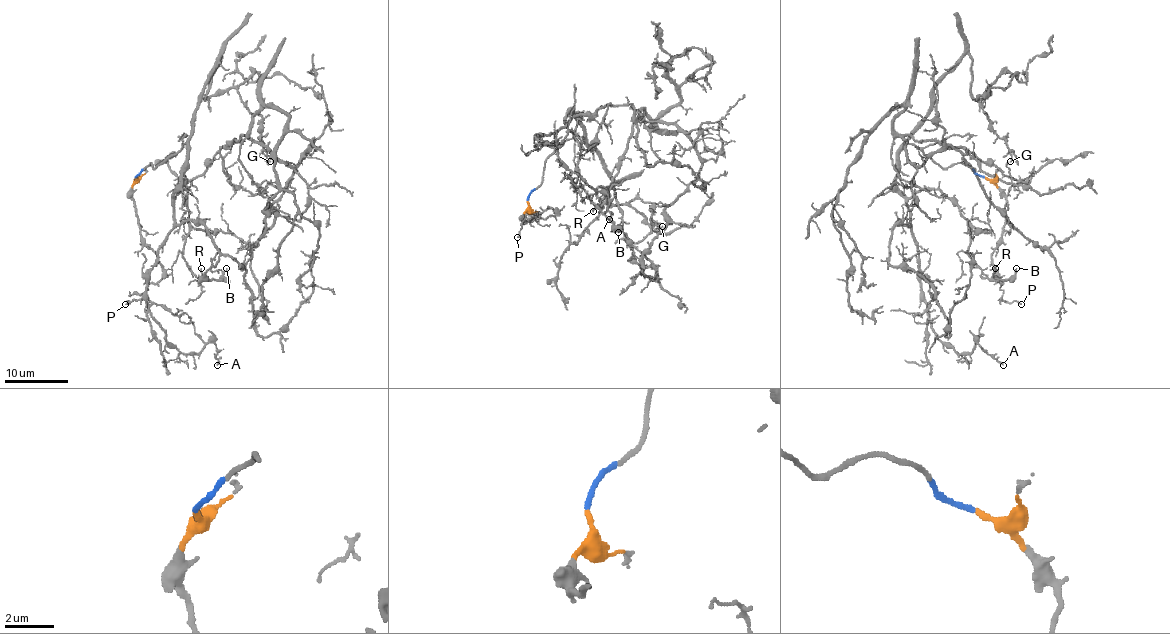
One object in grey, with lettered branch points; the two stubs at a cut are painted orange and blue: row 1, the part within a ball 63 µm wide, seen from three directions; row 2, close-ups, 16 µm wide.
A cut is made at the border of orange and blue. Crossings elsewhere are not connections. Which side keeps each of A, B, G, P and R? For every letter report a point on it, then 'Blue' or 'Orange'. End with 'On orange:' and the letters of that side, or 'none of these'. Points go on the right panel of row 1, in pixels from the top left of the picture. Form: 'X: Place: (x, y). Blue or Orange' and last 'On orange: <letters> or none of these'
A: Place: (1003, 365). Blue
B: Place: (1016, 268). Blue
G: Place: (1010, 161). Blue
P: Place: (1021, 304). Orange
R: Place: (995, 268). Blue
On orange: P

